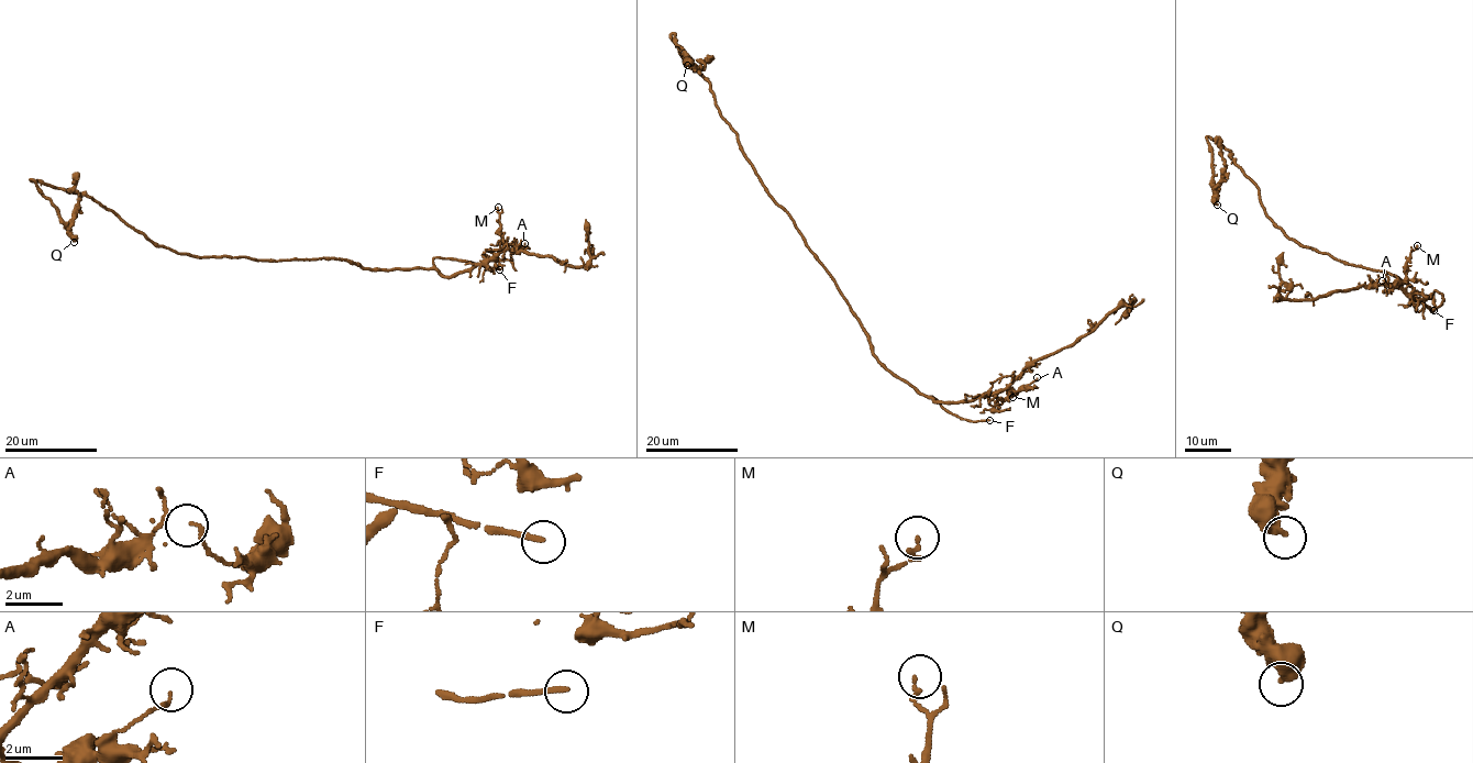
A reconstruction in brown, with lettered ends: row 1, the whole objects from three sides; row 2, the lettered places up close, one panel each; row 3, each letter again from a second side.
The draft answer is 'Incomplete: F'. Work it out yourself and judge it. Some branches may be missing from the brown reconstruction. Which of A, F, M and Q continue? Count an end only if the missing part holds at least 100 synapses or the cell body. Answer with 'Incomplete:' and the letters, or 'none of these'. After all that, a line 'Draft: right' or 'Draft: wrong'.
Incomplete: F
Draft: right

